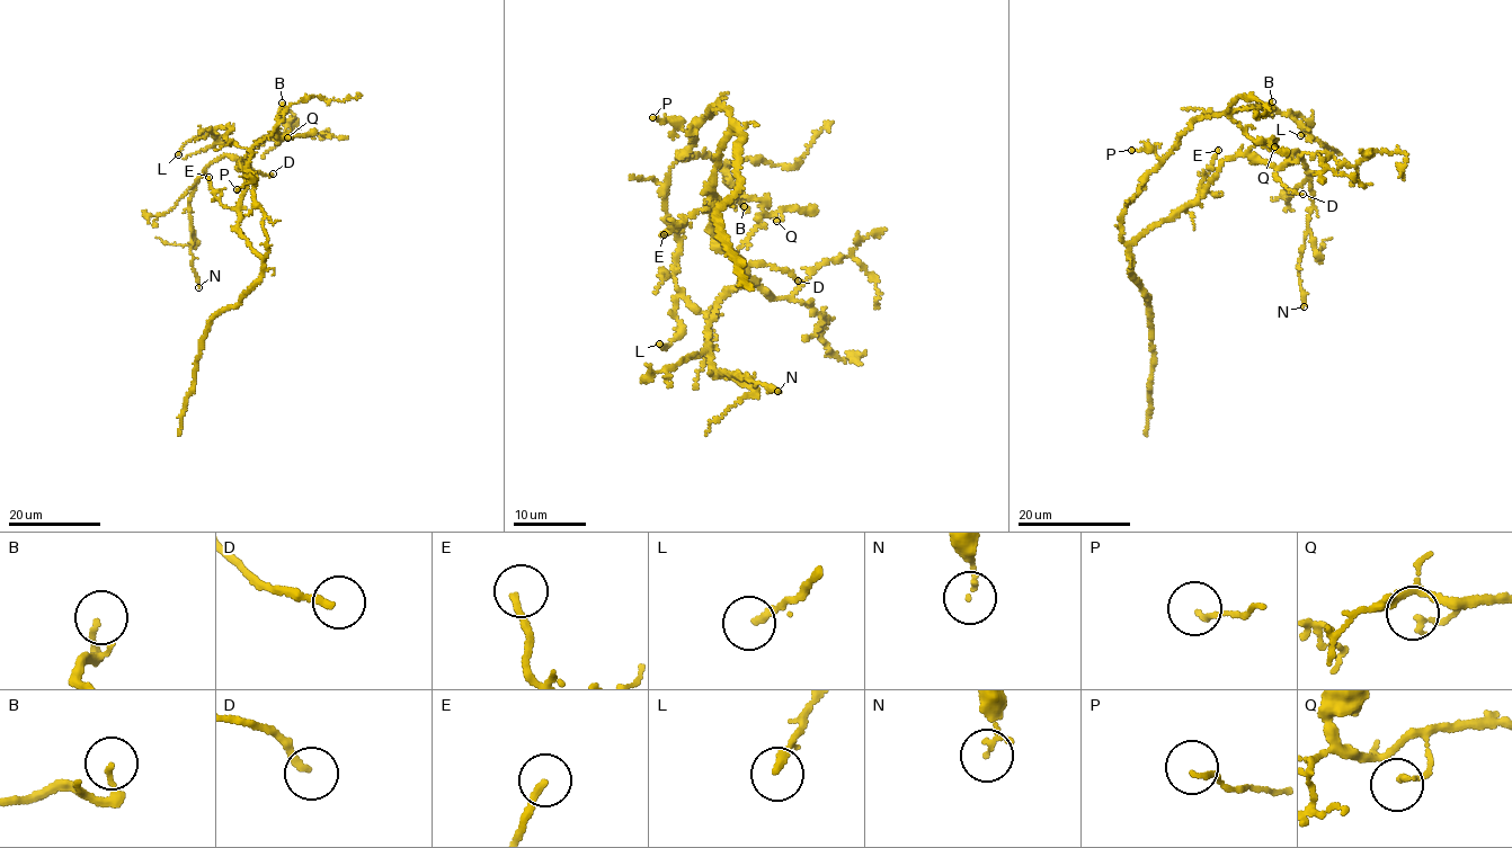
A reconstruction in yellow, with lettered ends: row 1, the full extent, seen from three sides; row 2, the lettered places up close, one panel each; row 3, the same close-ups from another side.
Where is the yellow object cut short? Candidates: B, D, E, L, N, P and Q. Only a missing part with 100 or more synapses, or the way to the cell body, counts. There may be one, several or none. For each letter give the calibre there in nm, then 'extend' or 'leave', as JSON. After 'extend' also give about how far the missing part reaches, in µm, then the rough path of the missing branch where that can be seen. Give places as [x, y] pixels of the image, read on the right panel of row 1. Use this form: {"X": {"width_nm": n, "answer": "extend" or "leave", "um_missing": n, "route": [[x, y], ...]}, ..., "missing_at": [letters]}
{"B": {"width_nm": 90, "answer": "leave"}, "D": {"width_nm": 200, "answer": "leave"}, "E": {"width_nm": 180, "answer": "extend", "um_missing": 80, "route": [[1218, 150], [1185, 136], [1156, 152], [1149, 127], [1126, 115], [1035, 180], [1049, 204], [1025, 223]]}, "L": {"width_nm": 130, "answer": "leave"}, "N": {"width_nm": 140, "answer": "leave"}, "P": {"width_nm": 120, "answer": "leave"}, "Q": {"width_nm": 160, "answer": "leave"}, "missing_at": ["E"]}

